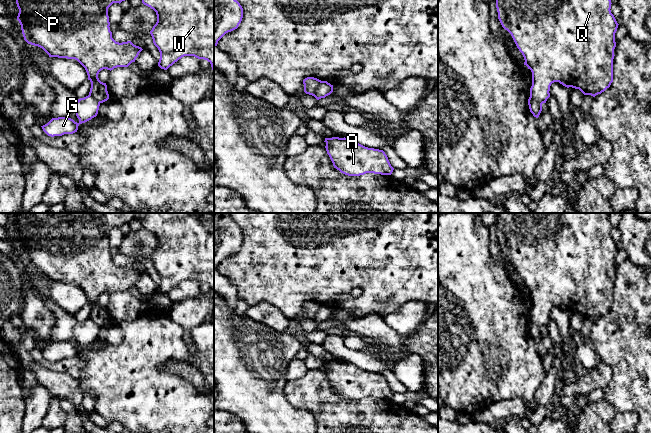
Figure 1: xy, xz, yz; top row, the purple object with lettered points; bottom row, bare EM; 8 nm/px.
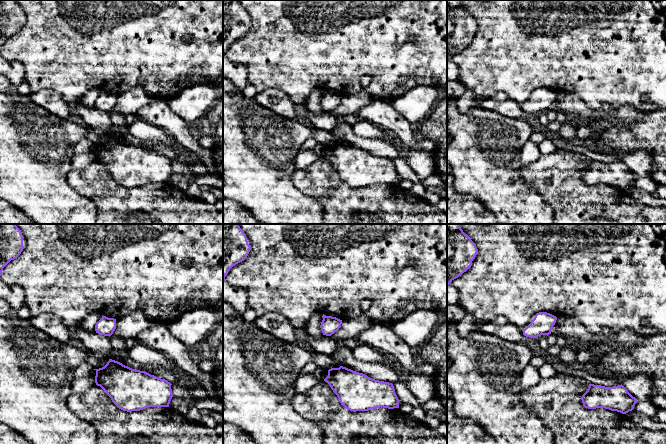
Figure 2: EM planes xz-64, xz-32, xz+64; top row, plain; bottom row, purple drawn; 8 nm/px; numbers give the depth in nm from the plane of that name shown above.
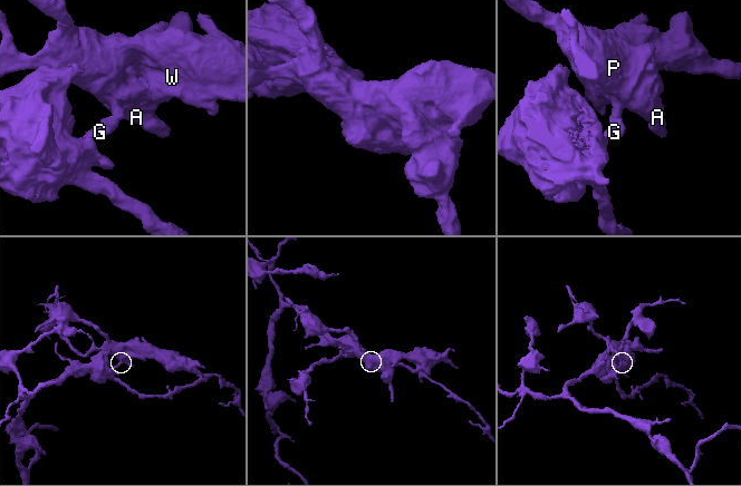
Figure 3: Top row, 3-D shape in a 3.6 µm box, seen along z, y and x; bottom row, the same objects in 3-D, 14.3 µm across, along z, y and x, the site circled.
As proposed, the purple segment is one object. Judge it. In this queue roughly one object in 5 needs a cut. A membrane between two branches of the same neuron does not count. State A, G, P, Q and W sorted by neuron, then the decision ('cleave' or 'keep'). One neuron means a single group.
A P Q W / G; cleave

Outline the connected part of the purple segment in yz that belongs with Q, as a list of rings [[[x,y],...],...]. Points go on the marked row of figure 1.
[[[496,0],[498,19],[522,53],[524,65],[532,72],[530,97],[546,103],[554,82],[593,97],[610,87],[613,82],[615,33],[619,25],[611,13],[611,4],[611,0]]]

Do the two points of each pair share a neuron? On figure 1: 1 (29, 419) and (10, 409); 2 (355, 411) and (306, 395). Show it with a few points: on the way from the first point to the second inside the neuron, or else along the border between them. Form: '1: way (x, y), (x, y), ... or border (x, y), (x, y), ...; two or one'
1: border (25, 393), (25, 412), (21, 422); two
2: way (343, 411), (332, 411), (318, 397); one

